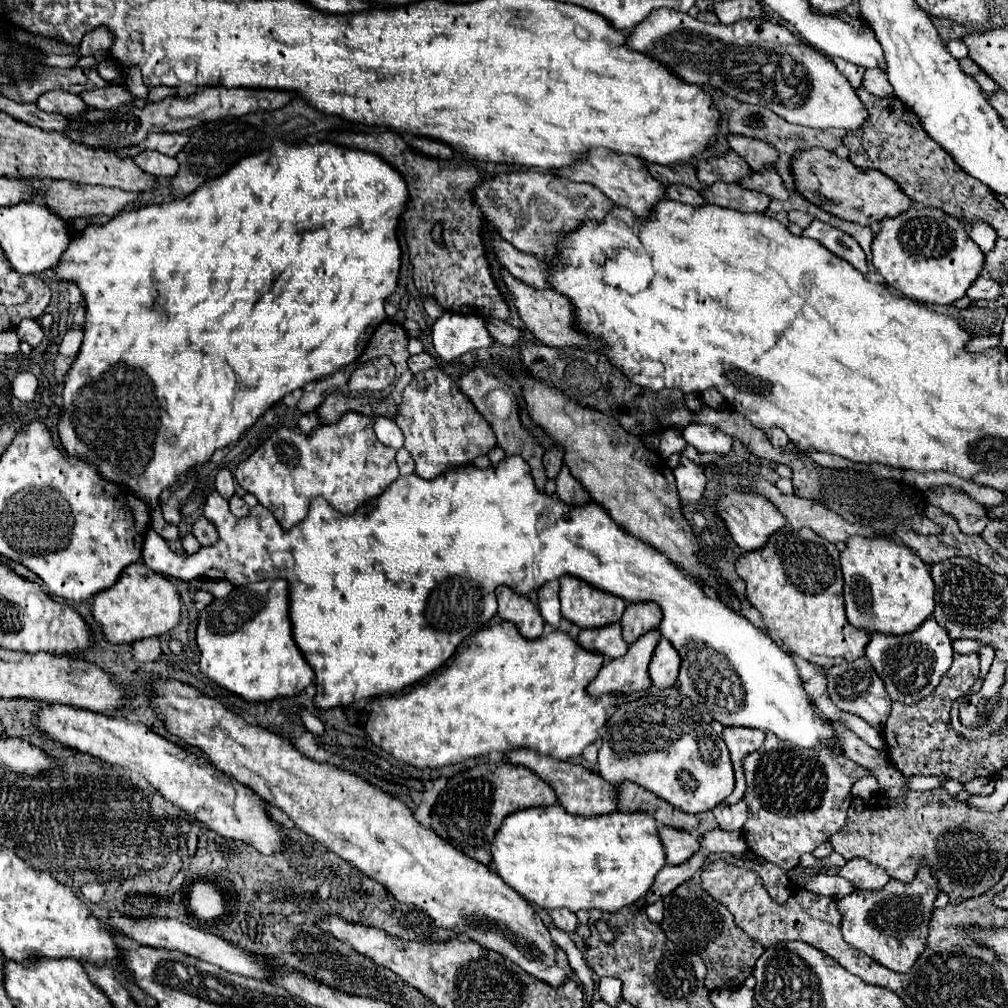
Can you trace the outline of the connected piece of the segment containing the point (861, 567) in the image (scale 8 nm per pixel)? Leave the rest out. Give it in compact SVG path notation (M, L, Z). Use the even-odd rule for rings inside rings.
M851 537L847 549L841 553L841 565L845 577L847 621L855 629L905 635L931 617L935 607L935 585L925 563L907 545L895 543L889 537Z

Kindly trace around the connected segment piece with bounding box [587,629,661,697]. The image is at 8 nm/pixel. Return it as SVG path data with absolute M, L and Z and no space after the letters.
M657 629L641 635L641 639L629 645L627 655L619 659L611 659L607 665L601 667L597 677L589 683L587 693L593 697L607 695L607 693L627 697L627 695L649 689L651 679L649 679L647 669L649 669L651 655L659 639L661 635Z

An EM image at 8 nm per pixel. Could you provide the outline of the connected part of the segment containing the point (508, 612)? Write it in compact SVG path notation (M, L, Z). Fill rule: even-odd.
M503 585L497 587L495 595L497 595L497 603L499 603L497 615L503 621L513 623L525 639L541 637L543 625L545 625L543 617L539 613L539 609L527 597L515 595L509 587L503 587Z

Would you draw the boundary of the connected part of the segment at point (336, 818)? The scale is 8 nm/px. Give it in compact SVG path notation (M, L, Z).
M157 679L153 681L153 691L155 695L151 699L151 707L171 735L183 739L187 745L199 747L219 771L235 777L239 783L253 789L261 799L279 807L295 823L297 829L325 845L329 851L337 853L341 859L349 861L353 867L361 869L367 877L379 881L397 901L423 909L437 927L449 929L465 941L475 941L481 947L505 955L523 971L553 987L571 977L573 971L569 967L567 955L553 943L537 911L529 903L525 903L525 899L521 899L521 895L517 895L517 891L513 891L495 871L489 871L487 865L469 859L467 855L445 843L445 839L441 839L433 829L417 823L405 803L367 783L355 773L303 757L287 739L259 725L247 725L237 713L223 707L219 699L205 697L191 685L185 685L177 679Z

